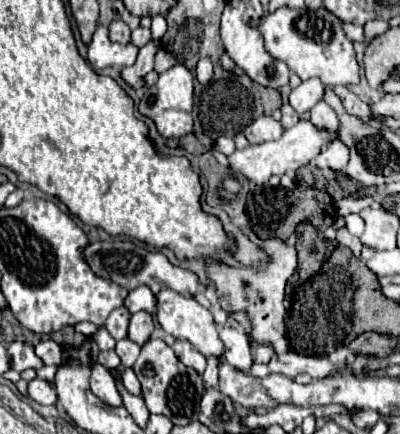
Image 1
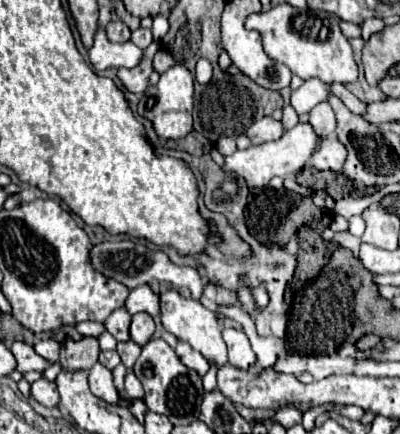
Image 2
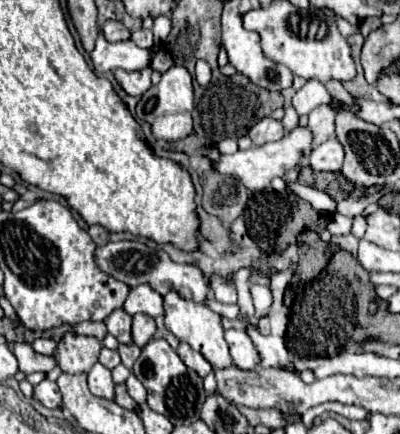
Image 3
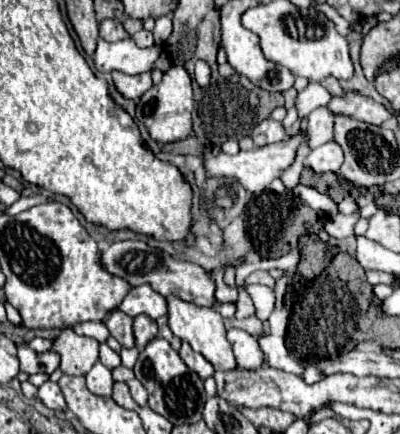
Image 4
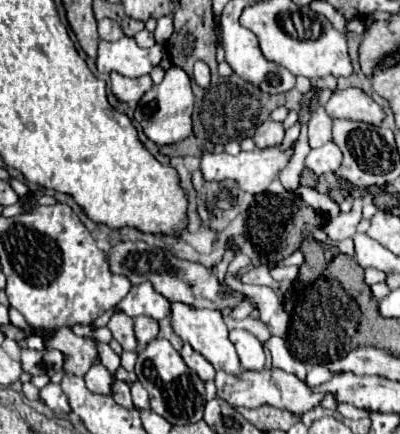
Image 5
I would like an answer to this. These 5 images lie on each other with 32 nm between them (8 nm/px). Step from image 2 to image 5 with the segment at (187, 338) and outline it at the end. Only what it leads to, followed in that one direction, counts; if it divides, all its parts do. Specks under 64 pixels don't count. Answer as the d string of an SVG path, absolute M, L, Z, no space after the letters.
M172 304L172 320L174 320L174 330L176 334L188 342L196 352L200 352L216 370L222 372L230 372L234 376L240 376L244 372L240 358L236 354L234 344L228 338L228 328L222 320L222 314L216 310L196 310L196 308L188 308L186 304Z

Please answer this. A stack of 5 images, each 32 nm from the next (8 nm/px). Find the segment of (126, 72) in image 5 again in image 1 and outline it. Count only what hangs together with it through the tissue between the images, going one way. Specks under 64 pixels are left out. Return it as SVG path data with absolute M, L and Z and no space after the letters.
M98 26L88 46L88 60L94 70L102 70L108 66L132 66L136 62L138 48L134 44L116 44L108 40L108 28Z

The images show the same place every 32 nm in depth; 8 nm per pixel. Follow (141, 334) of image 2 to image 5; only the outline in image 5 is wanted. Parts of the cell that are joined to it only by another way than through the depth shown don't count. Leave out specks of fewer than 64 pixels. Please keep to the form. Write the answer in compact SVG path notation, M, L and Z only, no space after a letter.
M138 316L134 320L134 330L138 338L138 352L142 352L158 336L158 322L150 316Z

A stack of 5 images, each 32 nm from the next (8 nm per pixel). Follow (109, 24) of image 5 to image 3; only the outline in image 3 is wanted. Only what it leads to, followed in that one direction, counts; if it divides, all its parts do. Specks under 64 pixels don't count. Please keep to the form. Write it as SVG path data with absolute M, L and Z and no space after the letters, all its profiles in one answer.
M106 20L104 26L102 26L102 36L108 42L120 42L120 40L128 40L130 32L126 30L126 26L122 22L118 22L118 20Z

